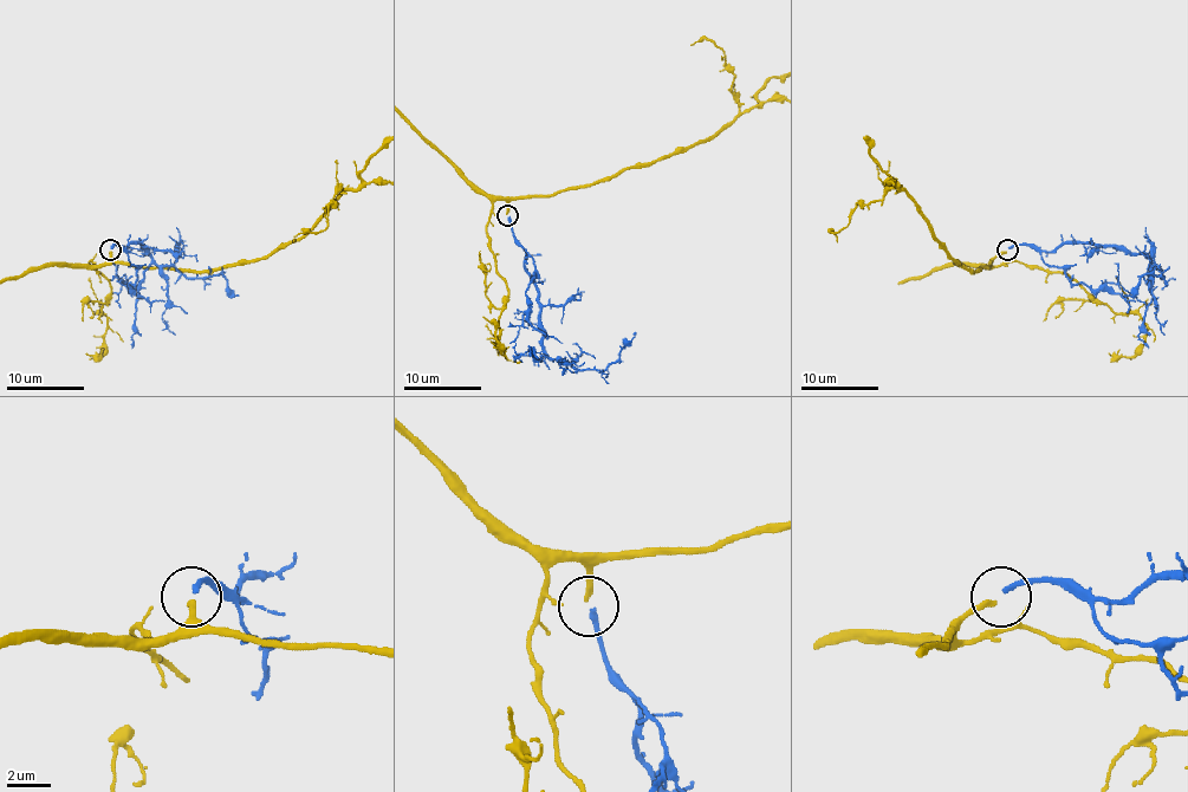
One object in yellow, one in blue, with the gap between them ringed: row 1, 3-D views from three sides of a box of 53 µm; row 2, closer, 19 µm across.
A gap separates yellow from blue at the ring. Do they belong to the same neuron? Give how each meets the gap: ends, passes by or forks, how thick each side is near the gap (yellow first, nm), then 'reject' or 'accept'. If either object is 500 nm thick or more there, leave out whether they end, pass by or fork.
yellow ends | blue ends | 240/240 nm | accept

